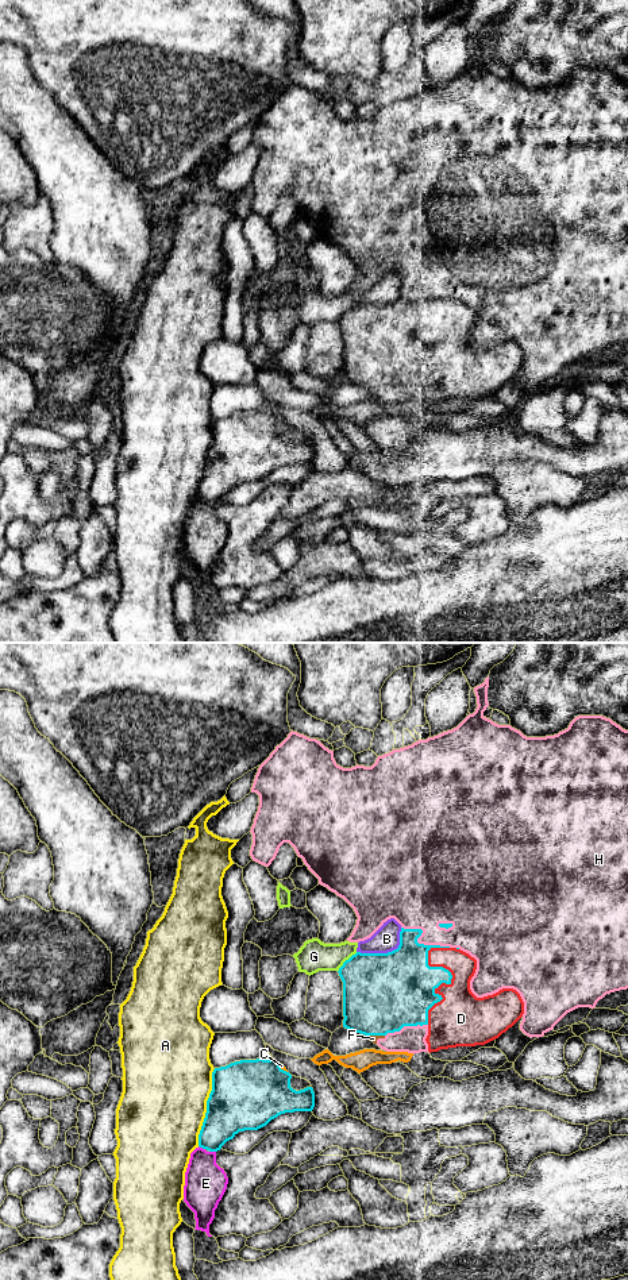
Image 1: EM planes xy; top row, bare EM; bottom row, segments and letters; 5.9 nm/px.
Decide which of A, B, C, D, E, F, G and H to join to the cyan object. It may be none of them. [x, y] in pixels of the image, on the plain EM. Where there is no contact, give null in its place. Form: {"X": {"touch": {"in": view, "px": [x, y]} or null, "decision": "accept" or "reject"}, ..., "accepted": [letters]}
{"A": {"touch": {"in": "xy", "px": [207, 459]}, "decision": "reject"}, "B": {"touch": {"in": "xy", "px": [388, 304]}, "decision": "reject"}, "C": {"touch": {"in": "xy", "px": [282, 421]}, "decision": "accept"}, "D": {"touch": {"in": "xy", "px": [451, 327]}, "decision": "accept"}, "E": {"touch": {"in": "xy", "px": [201, 498]}, "decision": "reject"}, "F": {"touch": {"in": "xy", "px": [376, 386]}, "decision": "reject"}, "G": {"touch": {"in": "xy", "px": [346, 312]}, "decision": "reject"}, "H": {"touch": {"in": "xy", "px": [417, 295]}, "decision": "reject"}, "accepted": ["C", "D"]}

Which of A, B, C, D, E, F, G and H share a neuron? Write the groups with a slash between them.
A / B F H / C D / E / G

